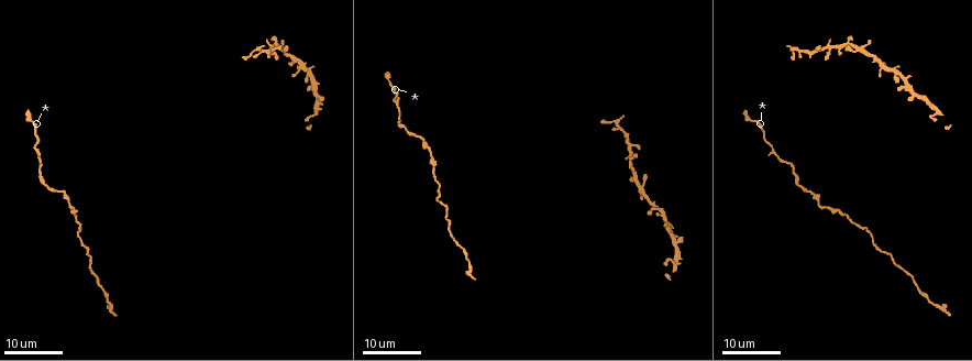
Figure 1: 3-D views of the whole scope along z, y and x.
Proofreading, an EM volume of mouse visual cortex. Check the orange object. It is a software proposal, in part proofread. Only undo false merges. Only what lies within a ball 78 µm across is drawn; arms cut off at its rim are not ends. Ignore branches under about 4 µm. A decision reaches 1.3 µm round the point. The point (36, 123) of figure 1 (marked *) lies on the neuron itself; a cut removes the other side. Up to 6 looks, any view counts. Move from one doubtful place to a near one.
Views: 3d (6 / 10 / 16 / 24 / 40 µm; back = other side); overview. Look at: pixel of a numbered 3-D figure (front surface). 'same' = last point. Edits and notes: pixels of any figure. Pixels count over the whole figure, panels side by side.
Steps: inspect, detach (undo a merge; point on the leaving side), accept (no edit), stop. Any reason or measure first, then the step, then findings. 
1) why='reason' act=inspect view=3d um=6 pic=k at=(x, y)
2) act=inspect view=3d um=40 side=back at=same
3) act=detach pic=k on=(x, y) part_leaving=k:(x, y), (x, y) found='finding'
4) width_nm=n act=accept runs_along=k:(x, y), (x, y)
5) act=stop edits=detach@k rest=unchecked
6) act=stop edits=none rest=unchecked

why='thick turns thin' act=inspect view=3d um=16 pic=1 at=(38, 174)

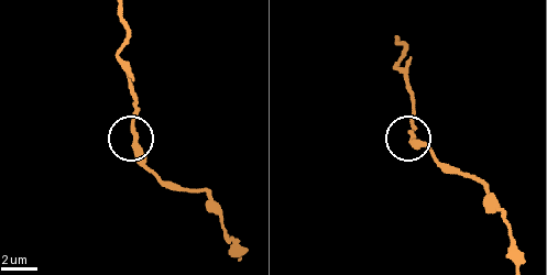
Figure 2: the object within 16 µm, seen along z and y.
act=inspect view=3d um=10 pic=2 at=(136, 133)

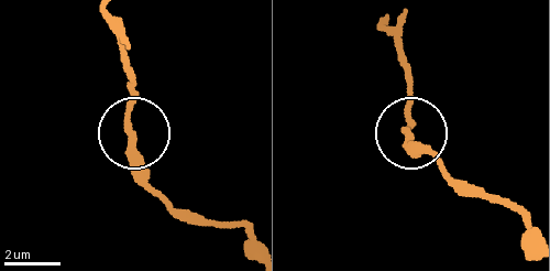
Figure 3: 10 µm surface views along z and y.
act=accept runs_along=3:(387, 19), (410, 83), (404, 126), (439, 166) found='all the same neuron'

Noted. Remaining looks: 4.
act=inspect view=3d um=24 pic=1 at=(842, 213)

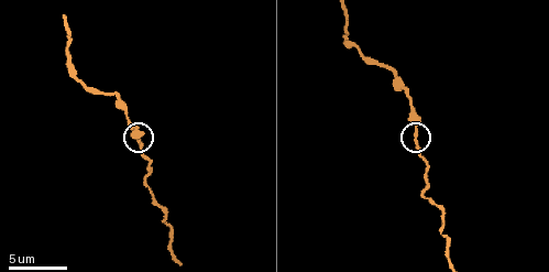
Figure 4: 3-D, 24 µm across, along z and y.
act=inspect view=3d um=10 pic=4 at=(415, 133)

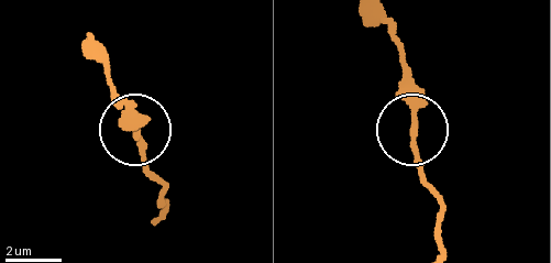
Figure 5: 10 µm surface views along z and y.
act=accept runs_along=5:(87, 50), (134, 113), (142, 167) found='continuous, no second neuron'

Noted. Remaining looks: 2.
why='thin neck' act=inspect view=3d um=24 pic=1 at=(102, 287)

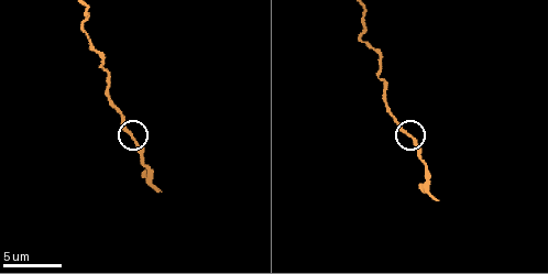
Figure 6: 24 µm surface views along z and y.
why='zoom in' act=inspect view=3d um=6 pic=6 at=(134, 135)

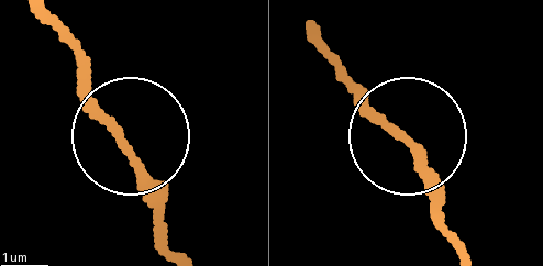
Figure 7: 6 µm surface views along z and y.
width_nm=170 act=accept runs_along=7:(45, 20), (124, 137), (172, 252) found='continuous, no second neuron'

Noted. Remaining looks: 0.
act=stop edits=none rest=unchecked

